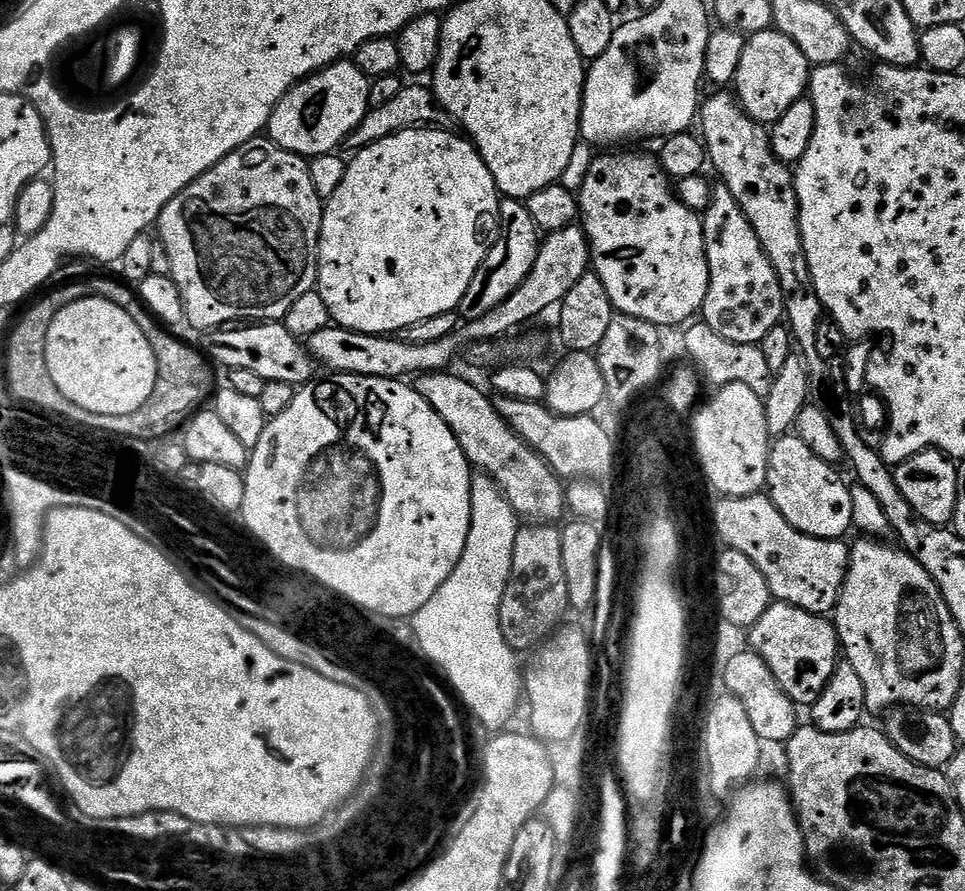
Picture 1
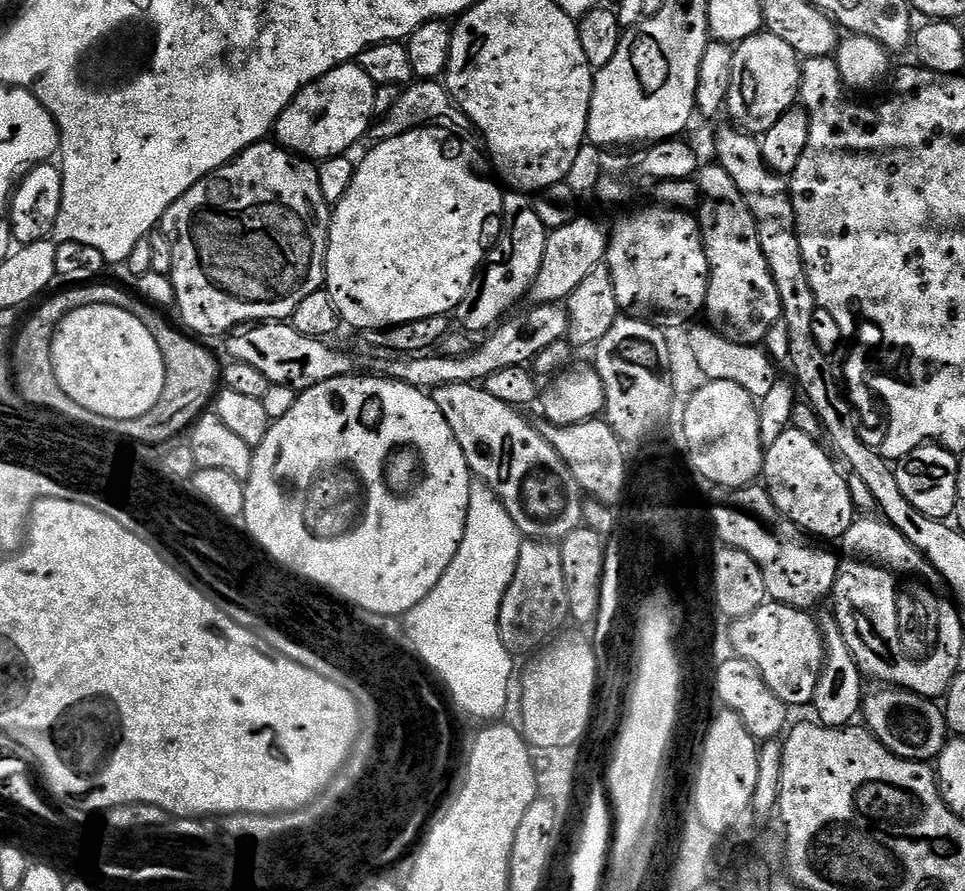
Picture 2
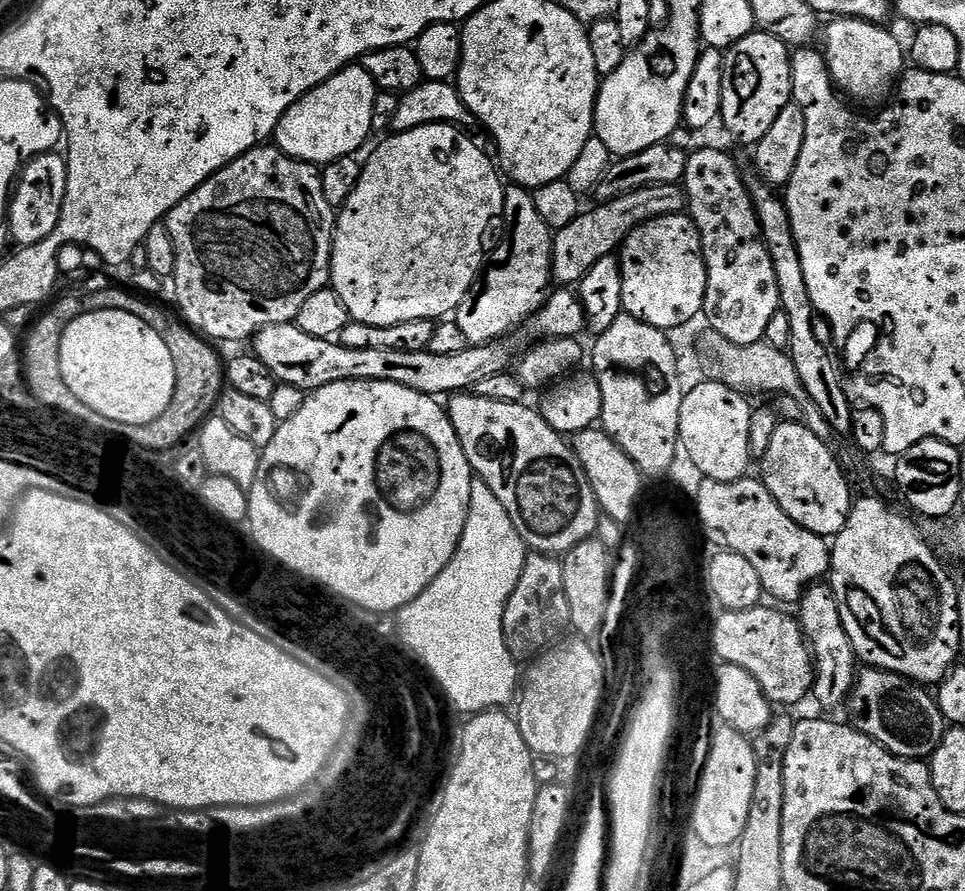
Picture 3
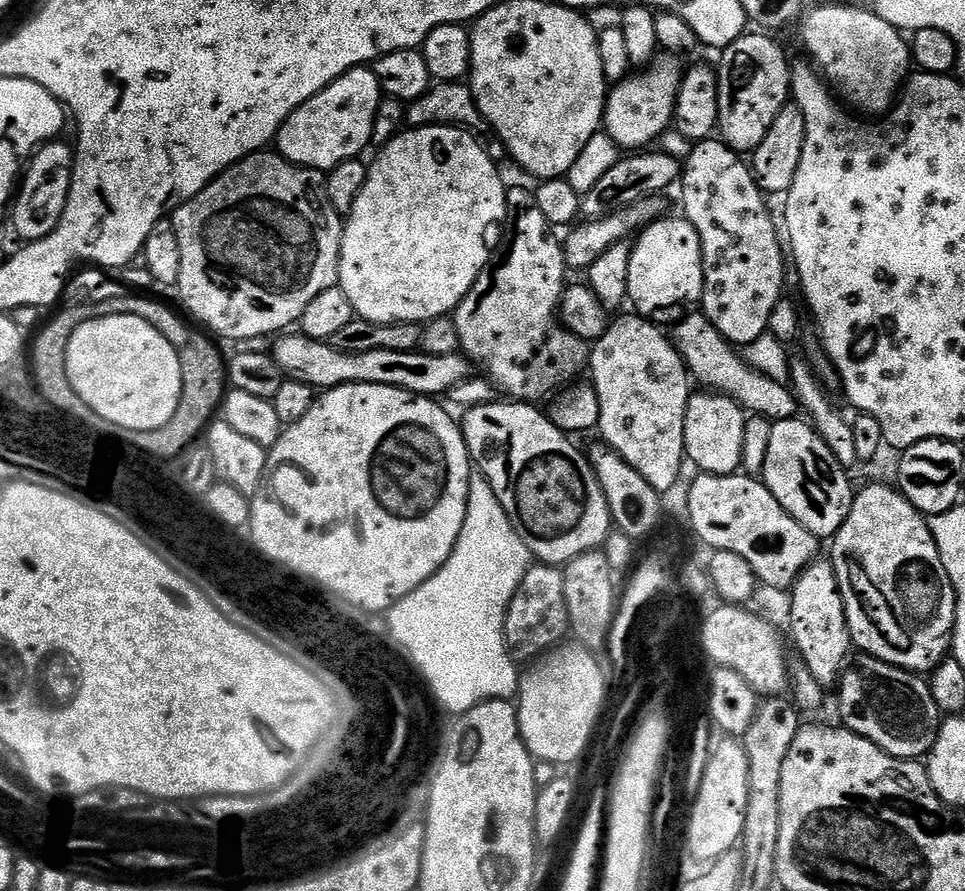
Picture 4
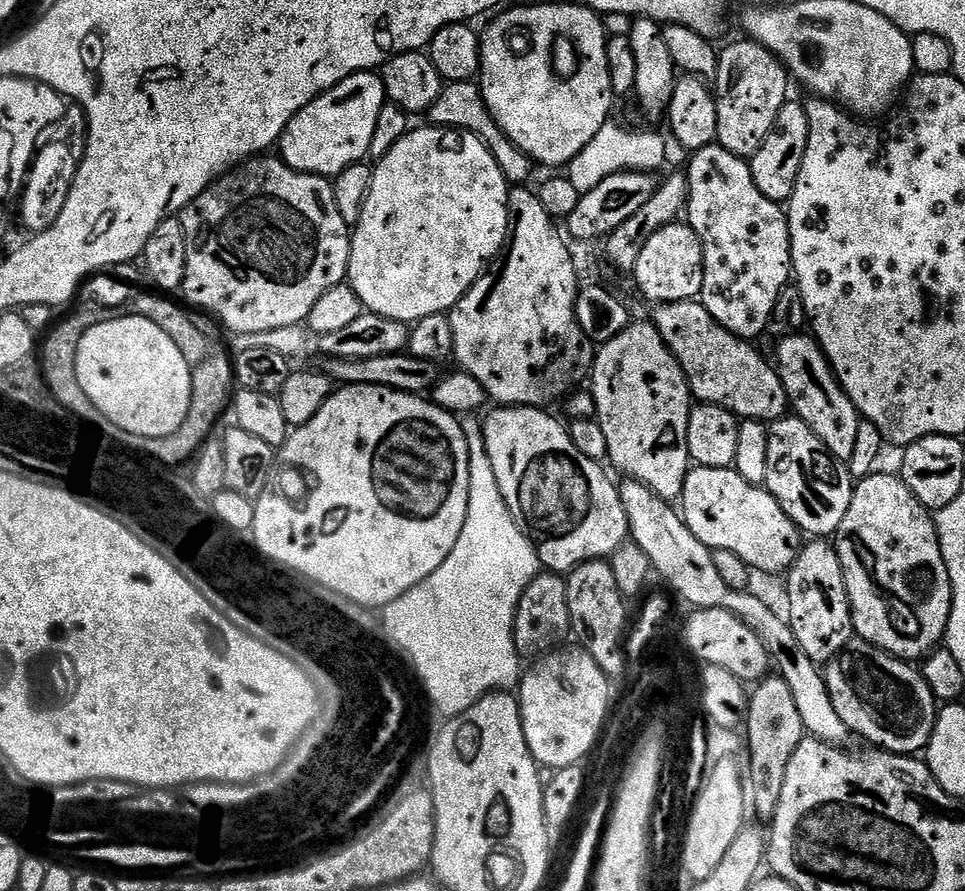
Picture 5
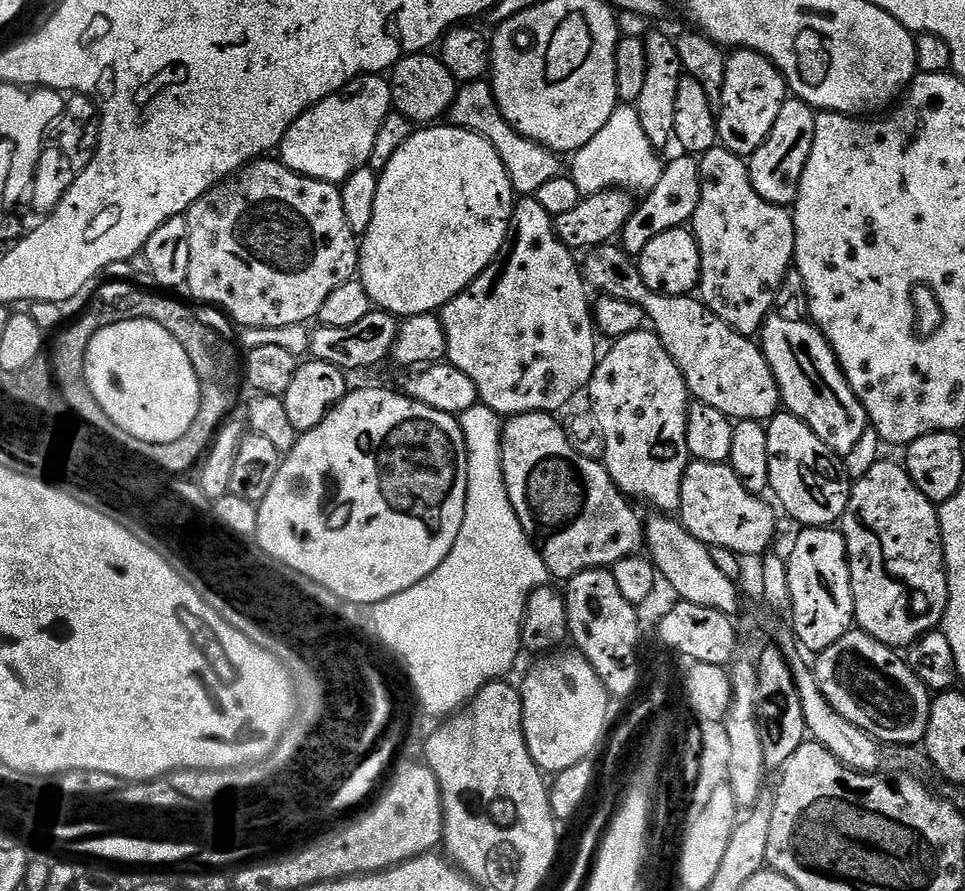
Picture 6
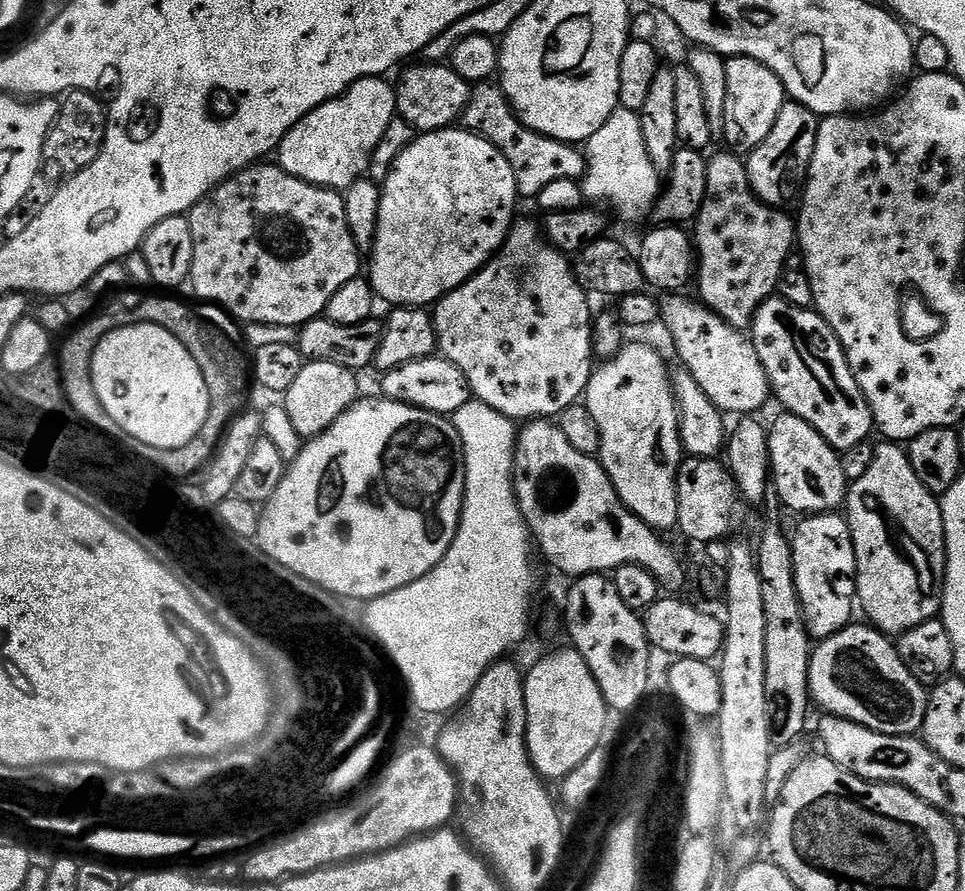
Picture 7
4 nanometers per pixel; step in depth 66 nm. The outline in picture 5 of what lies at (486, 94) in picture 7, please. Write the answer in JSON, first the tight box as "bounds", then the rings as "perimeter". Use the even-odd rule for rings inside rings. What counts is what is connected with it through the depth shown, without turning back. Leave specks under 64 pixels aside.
{"bounds":[426,80,534,186],"perimeter":[[[476,80],[445,83],[444,88],[440,91],[438,102],[434,102],[434,106],[428,109],[426,116],[427,119],[432,119],[429,121],[437,128],[459,128],[462,132],[474,134],[474,138],[478,138],[478,142],[482,142],[482,146],[486,146],[486,150],[490,150],[490,154],[494,154],[494,162],[498,162],[509,185],[524,186],[529,183],[528,179],[532,176],[534,161],[526,153],[520,152],[518,146],[514,146],[514,142],[510,142],[510,138],[506,138],[506,134],[500,129],[498,122],[494,122]]]}

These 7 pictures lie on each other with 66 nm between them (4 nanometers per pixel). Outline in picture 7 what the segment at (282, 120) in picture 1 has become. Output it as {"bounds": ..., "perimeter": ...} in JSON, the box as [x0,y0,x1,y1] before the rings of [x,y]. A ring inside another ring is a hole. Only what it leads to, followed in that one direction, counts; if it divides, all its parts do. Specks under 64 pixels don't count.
{"bounds":[278,76,398,190],"perimeter":[[[364,76],[358,82],[354,82],[341,94],[341,96],[335,96],[333,100],[328,100],[322,106],[318,106],[314,110],[310,110],[310,114],[306,114],[306,118],[302,118],[295,124],[290,131],[288,131],[282,138],[280,147],[278,149],[279,167],[283,168],[285,172],[289,172],[292,176],[297,176],[300,180],[305,180],[311,184],[316,184],[319,188],[335,188],[337,190],[343,190],[348,188],[356,180],[361,179],[367,173],[368,163],[370,158],[374,154],[374,146],[378,146],[378,142],[382,142],[382,134],[386,134],[386,126],[390,126],[390,122],[398,115],[396,110],[396,89],[391,83],[387,84],[387,79],[378,76]]]}

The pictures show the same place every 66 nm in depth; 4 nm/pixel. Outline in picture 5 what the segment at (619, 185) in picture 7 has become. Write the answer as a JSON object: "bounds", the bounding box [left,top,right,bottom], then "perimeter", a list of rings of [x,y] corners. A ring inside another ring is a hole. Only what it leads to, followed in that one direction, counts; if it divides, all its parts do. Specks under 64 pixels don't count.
{"bounds":[566,122,668,192],"perimeter":[[[609,122],[586,142],[577,156],[566,165],[566,175],[570,182],[574,182],[574,187],[581,192],[594,190],[598,182],[610,178],[610,174],[619,172],[651,172],[655,173],[656,168],[664,164],[664,159],[668,156],[668,148],[664,145],[664,140],[656,132],[635,132],[632,128],[623,128],[620,124]]]}

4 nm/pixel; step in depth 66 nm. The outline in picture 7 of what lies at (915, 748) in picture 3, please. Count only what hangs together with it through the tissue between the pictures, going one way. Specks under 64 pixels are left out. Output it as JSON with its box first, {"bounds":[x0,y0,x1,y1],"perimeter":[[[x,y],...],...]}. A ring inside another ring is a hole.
{"bounds":[808,622,928,736],"perimeter":[[[853,622],[847,627],[839,631],[838,634],[832,635],[826,640],[819,641],[813,649],[812,655],[809,657],[808,664],[808,688],[811,701],[822,708],[823,713],[831,716],[842,717],[846,720],[858,722],[859,725],[864,725],[868,729],[872,729],[878,733],[886,733],[891,736],[913,736],[917,735],[924,726],[925,714],[928,709],[928,692],[925,685],[920,680],[914,678],[910,674],[910,670],[906,668],[906,664],[902,662],[901,655],[898,654],[895,643],[884,633],[877,631],[872,625],[859,622]]]}

